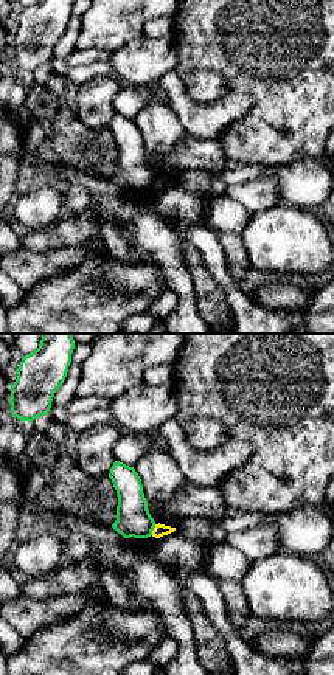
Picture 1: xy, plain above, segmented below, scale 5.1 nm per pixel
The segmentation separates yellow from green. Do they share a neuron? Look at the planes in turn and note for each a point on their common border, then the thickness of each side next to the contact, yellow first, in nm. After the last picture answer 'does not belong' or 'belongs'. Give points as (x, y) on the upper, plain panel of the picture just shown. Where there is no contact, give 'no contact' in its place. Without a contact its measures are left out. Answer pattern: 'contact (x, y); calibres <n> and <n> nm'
contact (154, 182); calibres 70 and 180 nm

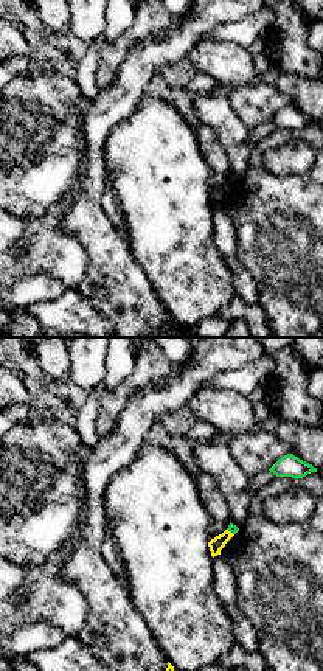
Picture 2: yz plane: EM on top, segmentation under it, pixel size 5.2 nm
contact (229, 184); calibres 70 and 50 nm

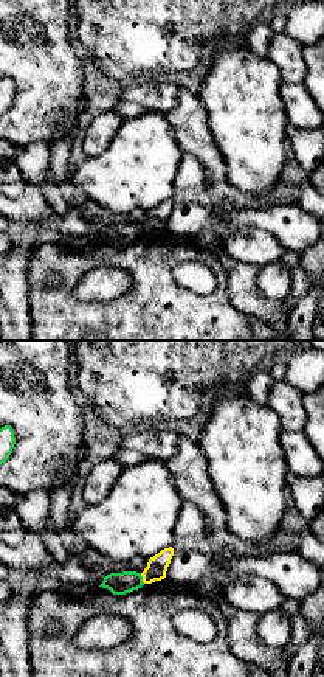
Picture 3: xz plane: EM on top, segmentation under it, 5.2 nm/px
contact (143, 230); calibres 110 and 110 nm

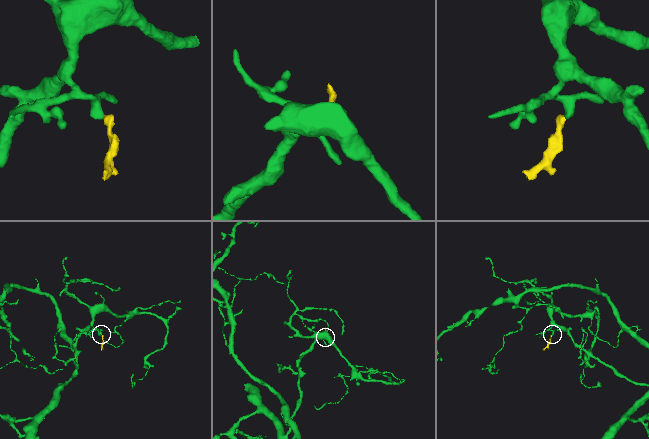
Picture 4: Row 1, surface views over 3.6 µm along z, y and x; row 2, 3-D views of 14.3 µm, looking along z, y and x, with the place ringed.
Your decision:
does not belong

